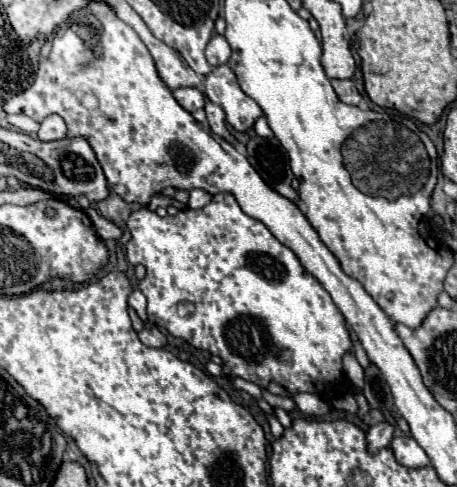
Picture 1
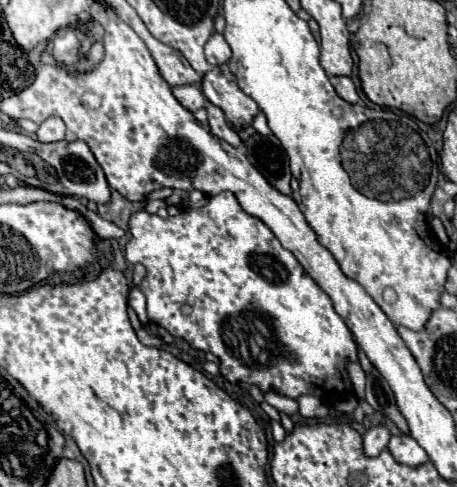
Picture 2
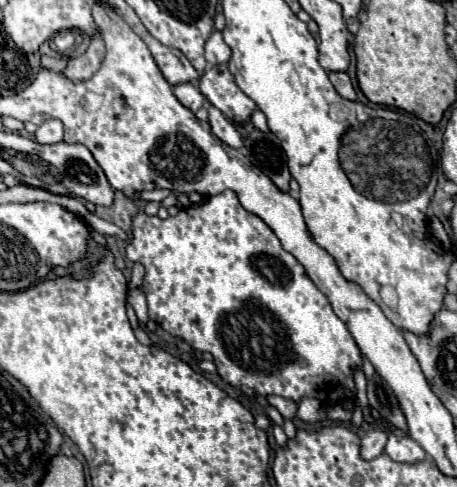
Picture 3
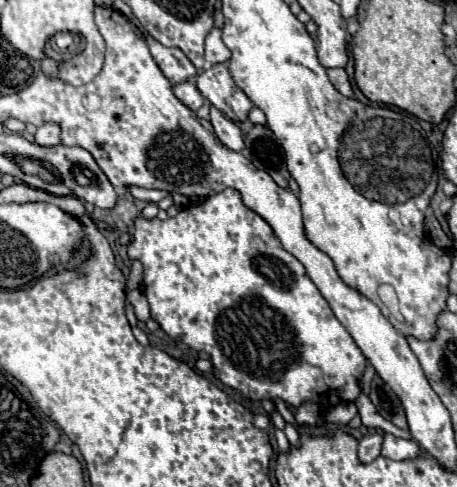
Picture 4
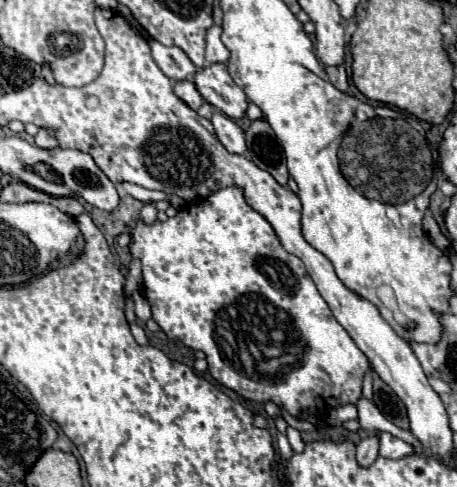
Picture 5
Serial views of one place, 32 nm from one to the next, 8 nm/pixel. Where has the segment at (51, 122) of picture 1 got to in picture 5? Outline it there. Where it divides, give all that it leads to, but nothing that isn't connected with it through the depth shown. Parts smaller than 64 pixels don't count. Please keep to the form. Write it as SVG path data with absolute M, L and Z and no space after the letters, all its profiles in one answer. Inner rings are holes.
M40 128L40 132L36 134L34 140L36 140L36 146L38 146L38 148L48 148L48 150L52 150L52 148L58 146L56 136L54 136L50 130L46 130L46 128Z

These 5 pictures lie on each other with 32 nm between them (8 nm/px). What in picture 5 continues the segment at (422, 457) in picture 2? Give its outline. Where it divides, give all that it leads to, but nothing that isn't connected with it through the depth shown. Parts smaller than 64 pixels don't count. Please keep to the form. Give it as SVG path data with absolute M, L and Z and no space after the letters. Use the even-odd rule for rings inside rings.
M378 432L378 436L380 436L380 456L382 458L402 458L414 452L410 444L394 438L388 432Z

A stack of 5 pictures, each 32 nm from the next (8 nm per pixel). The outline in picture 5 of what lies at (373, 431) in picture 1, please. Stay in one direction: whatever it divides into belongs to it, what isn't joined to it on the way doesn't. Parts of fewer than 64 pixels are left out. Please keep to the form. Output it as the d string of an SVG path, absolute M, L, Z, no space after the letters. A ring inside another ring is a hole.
M370 436L360 440L360 444L356 446L356 460L362 468L372 466L372 462L378 458L378 436Z

